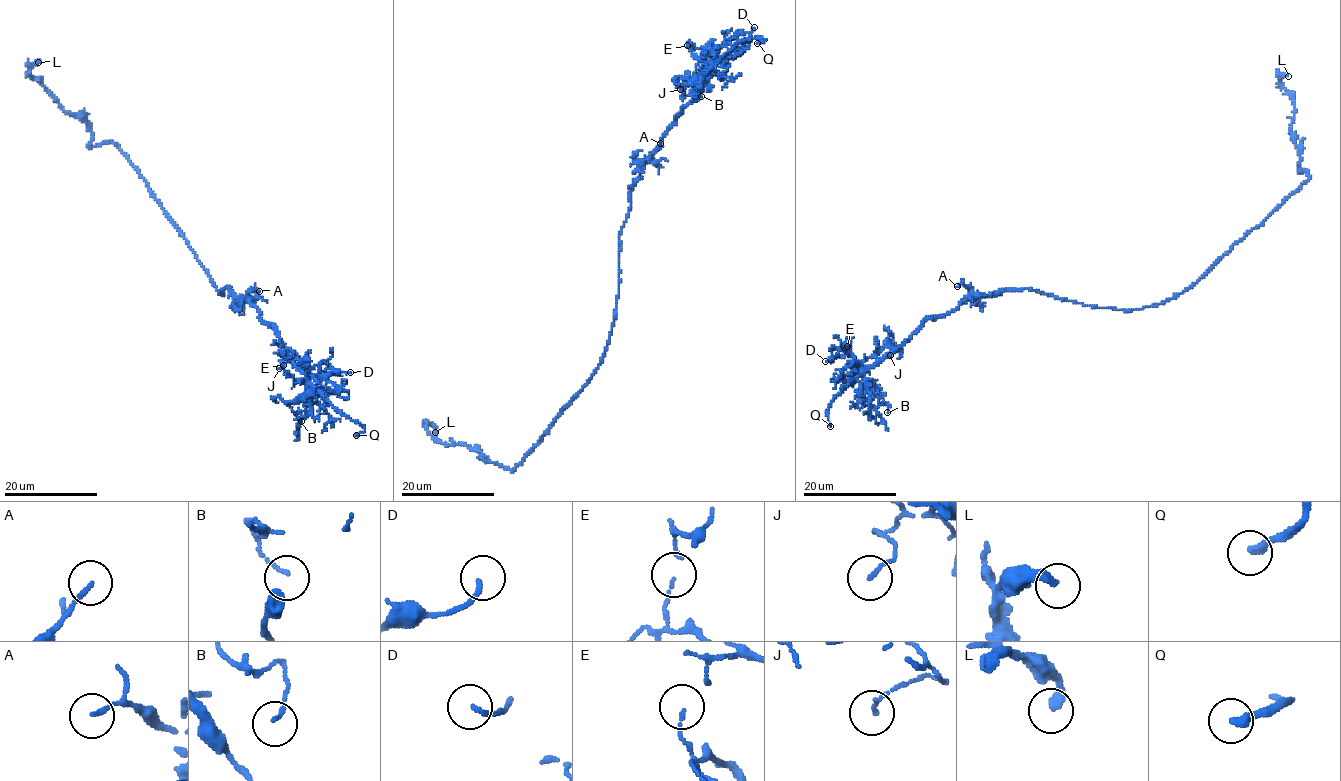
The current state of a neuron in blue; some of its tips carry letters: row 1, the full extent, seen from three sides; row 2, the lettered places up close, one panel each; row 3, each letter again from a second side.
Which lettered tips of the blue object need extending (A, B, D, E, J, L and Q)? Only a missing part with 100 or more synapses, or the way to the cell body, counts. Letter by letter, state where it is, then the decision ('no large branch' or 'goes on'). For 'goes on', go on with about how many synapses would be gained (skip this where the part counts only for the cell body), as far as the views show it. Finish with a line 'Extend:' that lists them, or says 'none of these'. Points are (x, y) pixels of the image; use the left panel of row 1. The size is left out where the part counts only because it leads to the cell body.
A: at (259, 291); no large branch
B: at (301, 421); no large branch
D: at (350, 372); no large branch
E: at (283, 365); no large branch
J: at (279, 368); no large branch
L: at (38, 62); no large branch
Q: at (356, 435); goes on
Extend: Q

